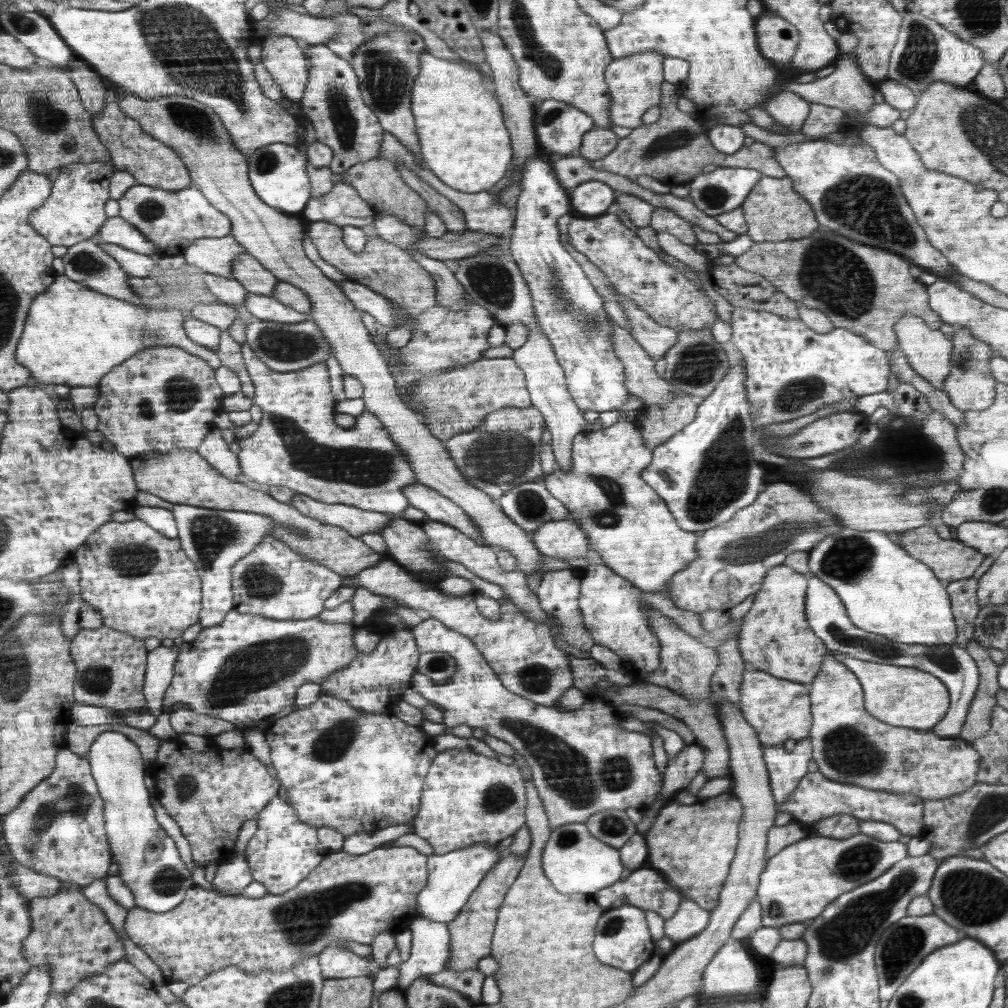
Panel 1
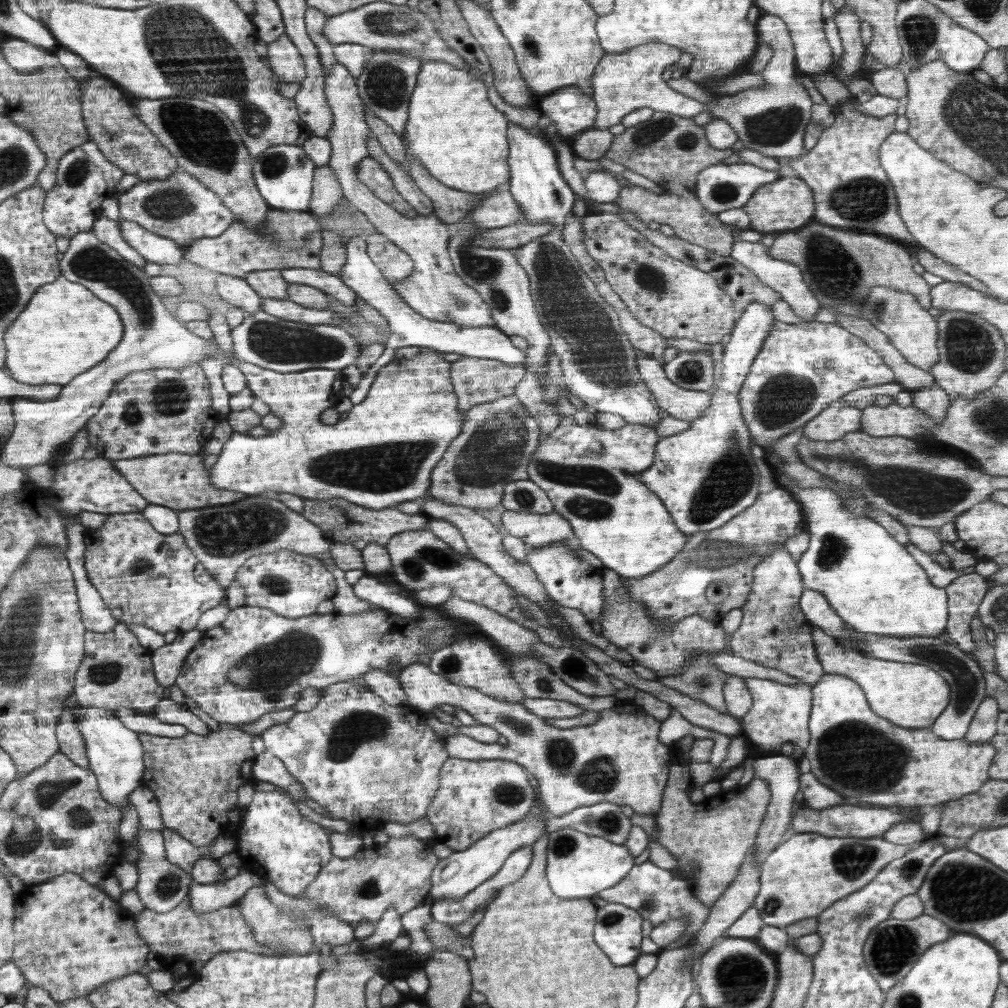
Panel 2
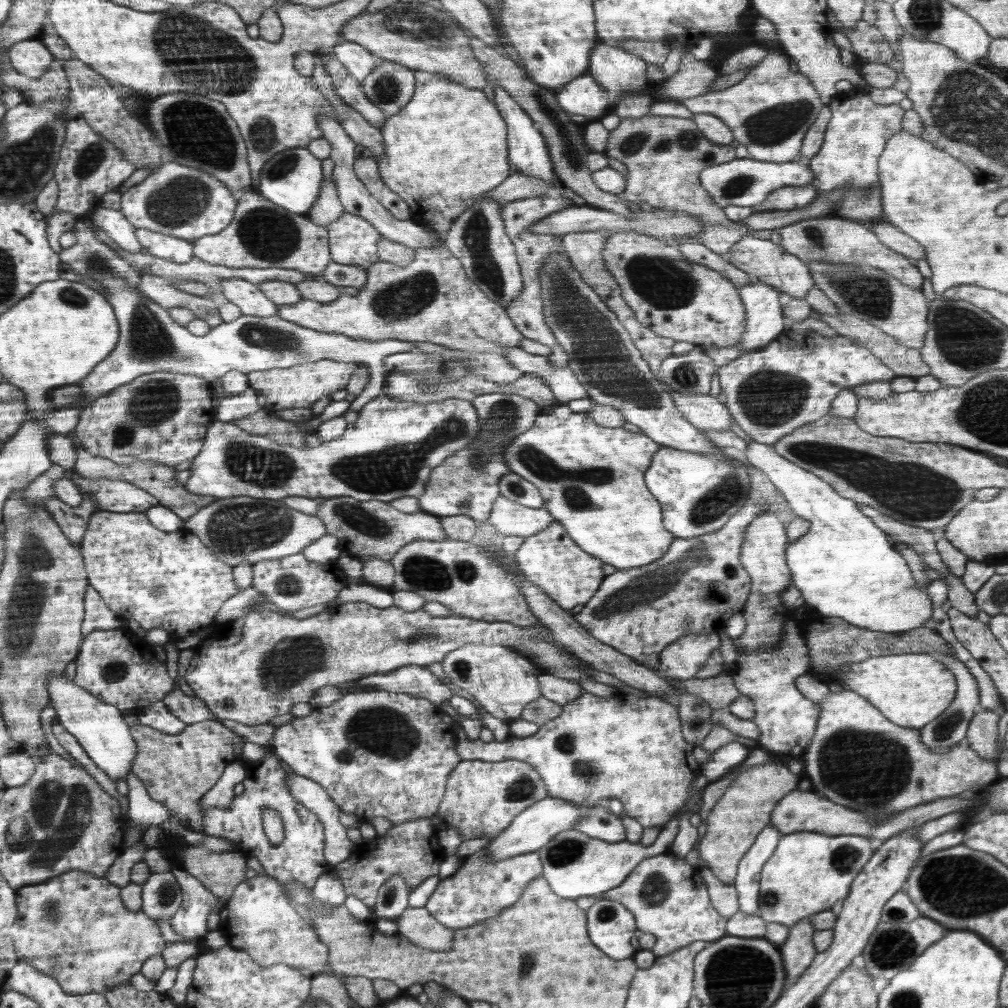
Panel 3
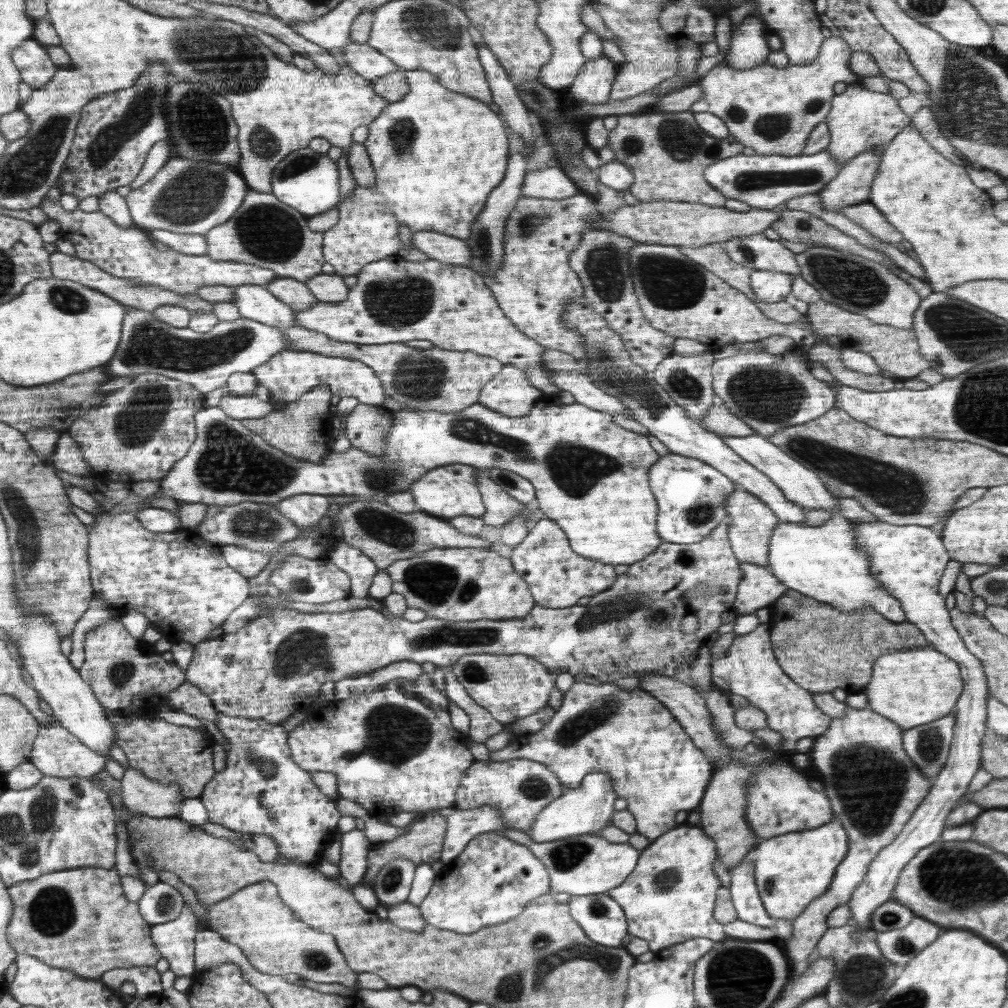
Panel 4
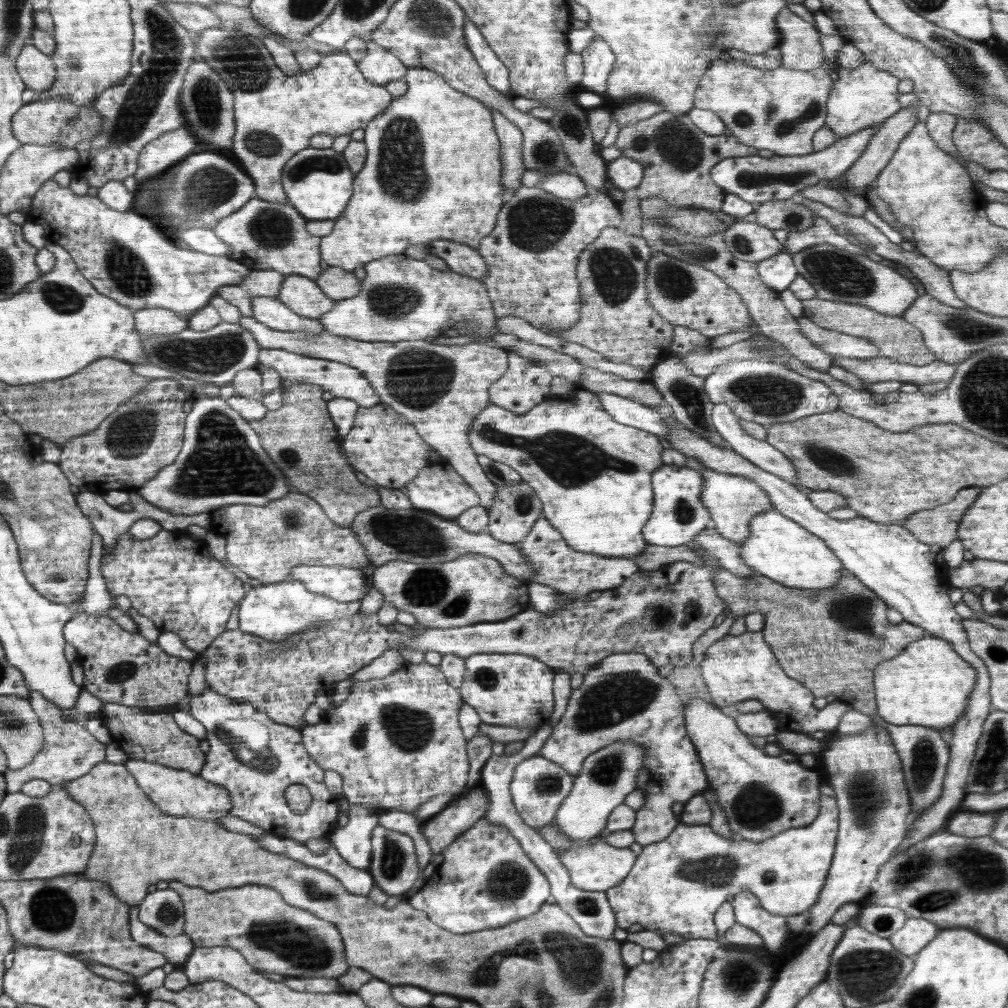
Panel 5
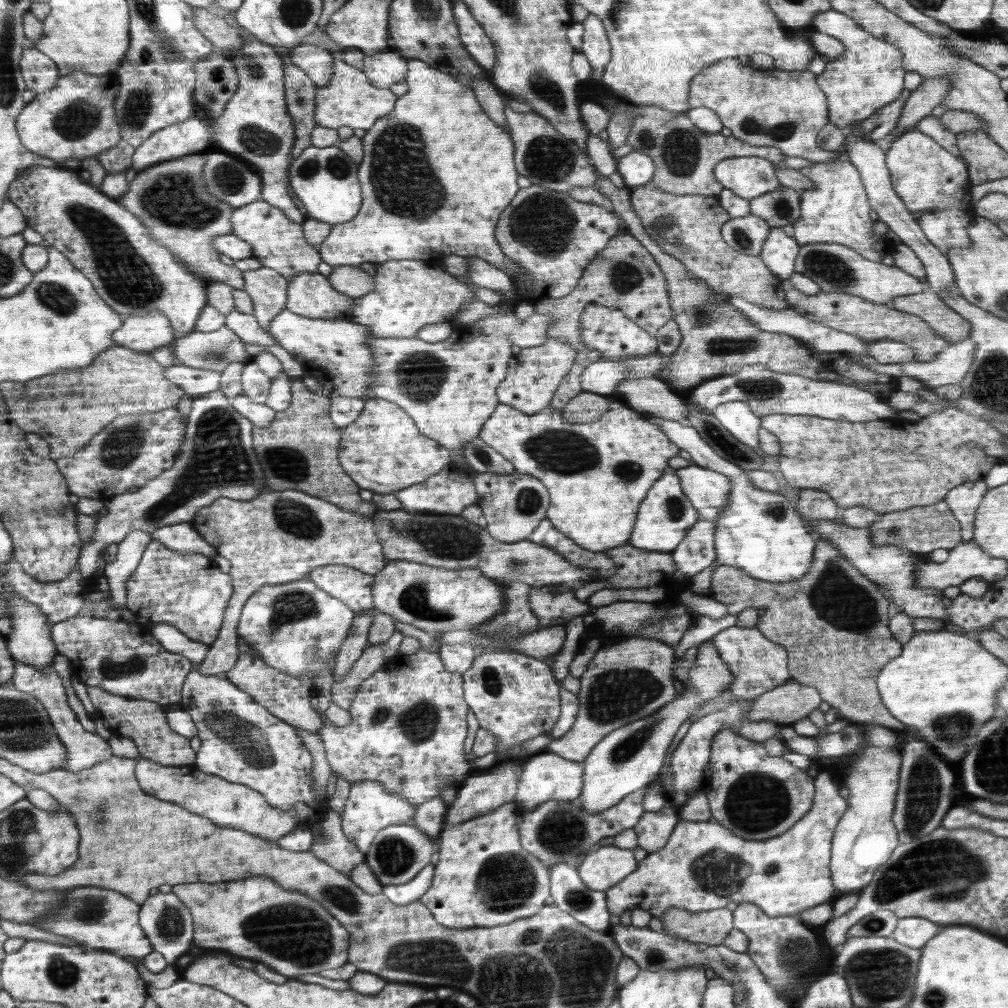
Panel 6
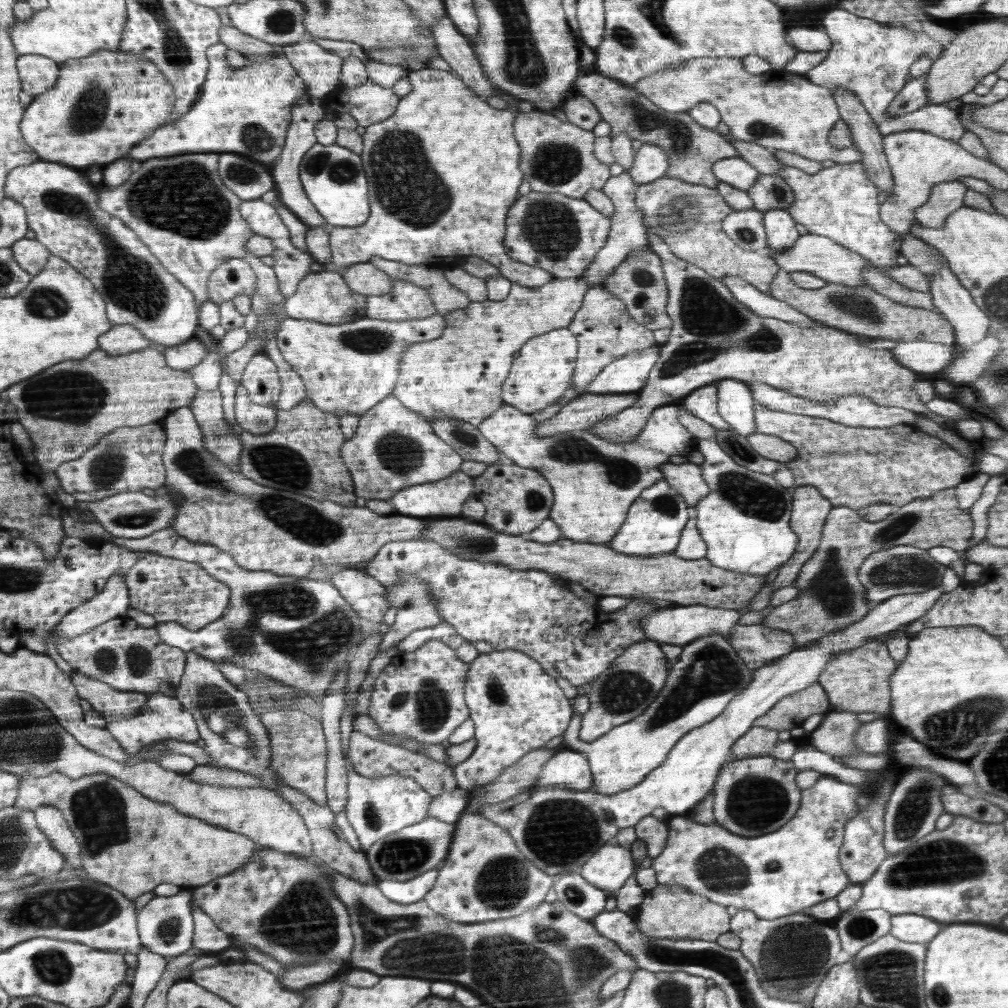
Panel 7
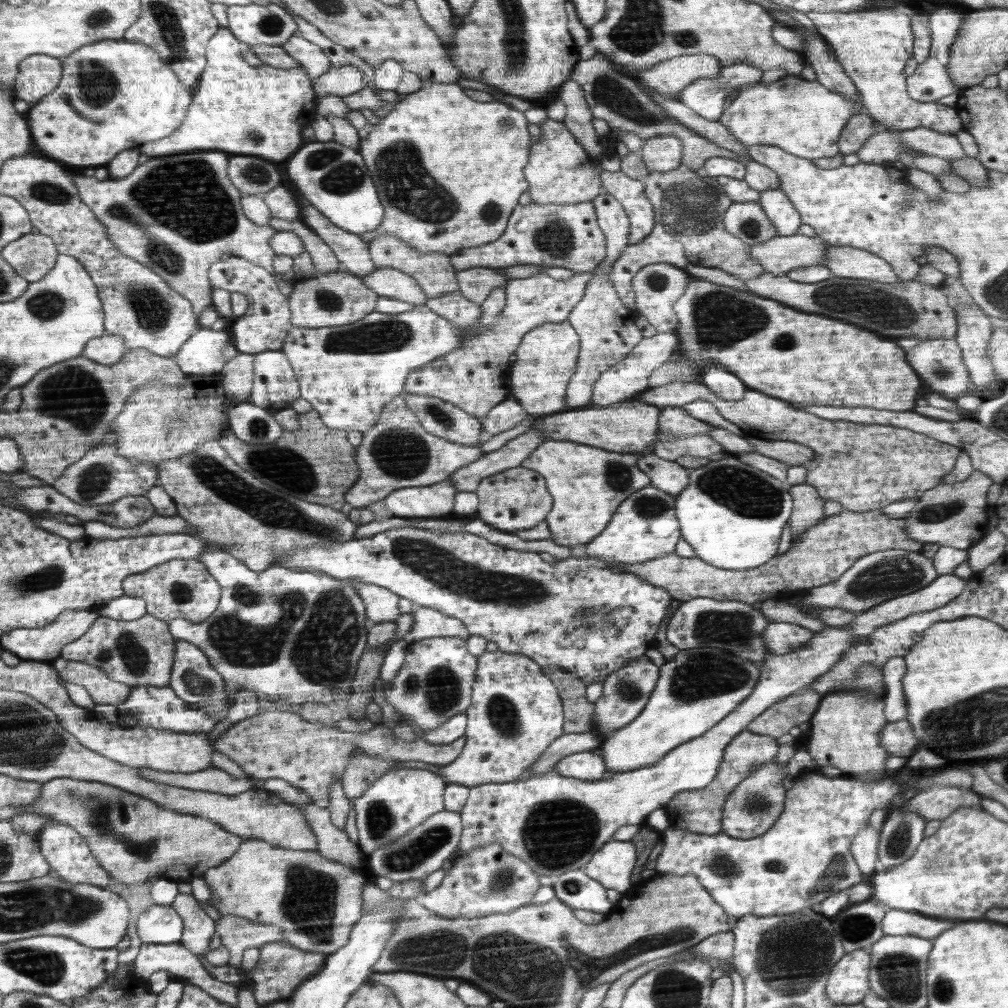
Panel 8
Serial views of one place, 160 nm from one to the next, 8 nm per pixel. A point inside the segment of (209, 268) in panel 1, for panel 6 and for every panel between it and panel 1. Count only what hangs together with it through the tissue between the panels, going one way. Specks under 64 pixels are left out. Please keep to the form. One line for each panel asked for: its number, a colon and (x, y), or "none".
2: (290, 239)
3: (264, 235)
4: (267, 233)
5: (267, 235)
6: (279, 243)

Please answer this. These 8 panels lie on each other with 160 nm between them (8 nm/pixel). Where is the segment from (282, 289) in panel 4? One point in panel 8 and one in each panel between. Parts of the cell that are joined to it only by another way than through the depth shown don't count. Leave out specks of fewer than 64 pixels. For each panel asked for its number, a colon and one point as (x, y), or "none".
5: (303, 295)
6: (311, 295)
7: (324, 296)
8: (336, 299)

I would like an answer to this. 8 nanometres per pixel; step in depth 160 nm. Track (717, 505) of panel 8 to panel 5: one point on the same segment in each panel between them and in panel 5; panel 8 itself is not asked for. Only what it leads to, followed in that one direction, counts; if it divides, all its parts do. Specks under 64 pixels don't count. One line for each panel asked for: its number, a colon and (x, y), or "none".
5: (778, 548)
6: (760, 532)
7: (744, 520)

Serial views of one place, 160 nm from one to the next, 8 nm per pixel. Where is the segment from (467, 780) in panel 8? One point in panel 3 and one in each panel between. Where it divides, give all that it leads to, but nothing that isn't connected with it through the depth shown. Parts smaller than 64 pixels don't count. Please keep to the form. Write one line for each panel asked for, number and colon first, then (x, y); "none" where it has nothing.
3: (504, 681)
4: (511, 687)
5: (515, 690)
6: (514, 696)
7: (516, 706)

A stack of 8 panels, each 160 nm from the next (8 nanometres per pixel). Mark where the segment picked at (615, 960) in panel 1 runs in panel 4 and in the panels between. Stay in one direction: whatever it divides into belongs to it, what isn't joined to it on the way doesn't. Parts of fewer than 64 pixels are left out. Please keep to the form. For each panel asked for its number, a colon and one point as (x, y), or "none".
2: (618, 933)
3: (611, 926)
4: (603, 921)

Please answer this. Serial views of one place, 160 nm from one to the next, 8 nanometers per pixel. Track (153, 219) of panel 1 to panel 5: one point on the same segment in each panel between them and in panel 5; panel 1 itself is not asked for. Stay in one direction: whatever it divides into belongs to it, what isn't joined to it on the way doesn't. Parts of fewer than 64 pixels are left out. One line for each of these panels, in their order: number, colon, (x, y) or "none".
2: (180, 207)
3: (178, 200)
4: (188, 196)
5: (204, 188)

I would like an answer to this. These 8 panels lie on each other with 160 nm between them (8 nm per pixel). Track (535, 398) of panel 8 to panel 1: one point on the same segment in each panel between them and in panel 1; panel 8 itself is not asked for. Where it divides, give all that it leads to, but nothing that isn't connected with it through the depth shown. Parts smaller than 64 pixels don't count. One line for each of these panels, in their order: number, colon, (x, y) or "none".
1: (503, 452)
2: (497, 439)
3: (467, 483)
4: (510, 392)
5: (524, 384)
6: (533, 375)
7: (541, 374)

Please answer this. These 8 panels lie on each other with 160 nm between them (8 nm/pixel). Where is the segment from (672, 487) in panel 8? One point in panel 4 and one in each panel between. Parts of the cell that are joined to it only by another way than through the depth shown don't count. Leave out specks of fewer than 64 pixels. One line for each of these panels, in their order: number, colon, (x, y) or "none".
4: (749, 532)
5: (732, 501)
6: (708, 491)
7: (686, 478)

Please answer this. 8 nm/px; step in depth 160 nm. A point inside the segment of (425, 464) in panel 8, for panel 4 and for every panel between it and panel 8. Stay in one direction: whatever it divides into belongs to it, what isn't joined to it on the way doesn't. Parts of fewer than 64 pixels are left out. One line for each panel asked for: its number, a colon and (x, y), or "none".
4: (366, 427)
5: (382, 445)
6: (383, 450)
7: (392, 448)

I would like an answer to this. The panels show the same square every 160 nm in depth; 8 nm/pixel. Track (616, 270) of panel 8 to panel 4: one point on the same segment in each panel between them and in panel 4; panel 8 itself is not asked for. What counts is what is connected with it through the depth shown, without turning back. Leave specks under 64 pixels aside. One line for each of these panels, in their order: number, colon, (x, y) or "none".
4: (436, 379)
5: (439, 389)
6: (448, 388)
7: (459, 375)

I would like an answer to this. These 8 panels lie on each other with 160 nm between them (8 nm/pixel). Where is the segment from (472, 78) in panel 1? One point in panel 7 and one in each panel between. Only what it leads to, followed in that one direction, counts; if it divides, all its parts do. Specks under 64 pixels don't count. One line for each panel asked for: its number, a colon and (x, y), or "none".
2: (460, 138)
3: (447, 146)
4: (437, 154)
5: (432, 172)
6: (436, 173)
7: (443, 170)

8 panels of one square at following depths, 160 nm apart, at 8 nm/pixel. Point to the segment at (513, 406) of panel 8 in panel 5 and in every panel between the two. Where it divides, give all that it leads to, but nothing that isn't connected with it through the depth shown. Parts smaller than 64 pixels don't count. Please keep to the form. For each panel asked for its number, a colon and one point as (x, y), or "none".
5: (593, 475)
6: (622, 453)
7: (594, 482)

